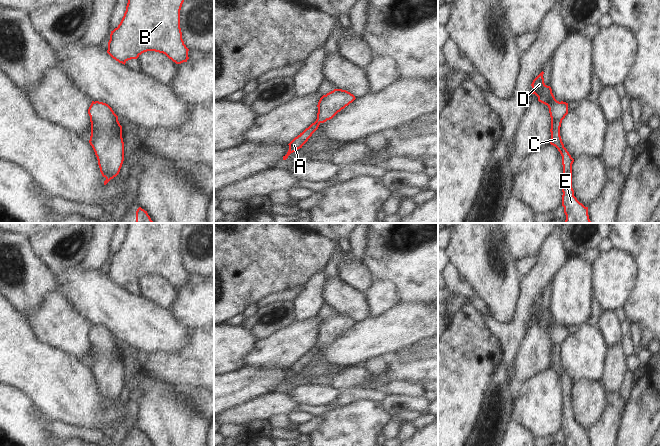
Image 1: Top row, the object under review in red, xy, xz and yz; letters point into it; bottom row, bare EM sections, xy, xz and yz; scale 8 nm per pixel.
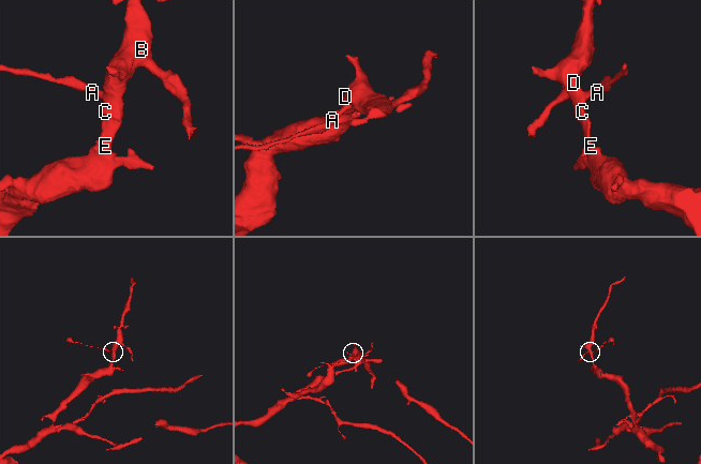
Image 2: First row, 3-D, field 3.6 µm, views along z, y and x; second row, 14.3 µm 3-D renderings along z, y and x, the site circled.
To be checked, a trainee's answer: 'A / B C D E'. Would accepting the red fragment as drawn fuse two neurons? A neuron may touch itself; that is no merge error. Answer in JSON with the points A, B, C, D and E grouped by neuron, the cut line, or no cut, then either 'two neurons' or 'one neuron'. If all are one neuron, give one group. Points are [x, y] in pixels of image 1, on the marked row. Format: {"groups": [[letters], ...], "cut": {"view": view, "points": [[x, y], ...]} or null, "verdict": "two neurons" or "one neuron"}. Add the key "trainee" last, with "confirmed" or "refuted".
{"groups": [["A", "B", "C", "D", "E"]], "cut": null, "verdict": "one neuron", "trainee": "refuted"}

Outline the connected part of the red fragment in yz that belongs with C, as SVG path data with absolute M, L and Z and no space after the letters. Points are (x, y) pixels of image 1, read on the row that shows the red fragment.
M542 71L532 82L533 93L538 101L547 105L551 117L551 139L550 144L555 146L562 156L563 186L562 206L566 215L565 223L591 223L588 215L588 207L585 207L574 196L572 188L572 164L574 159L564 147L560 136L562 120L568 114L568 103L559 102L555 99L552 89L544 83L544 72Z

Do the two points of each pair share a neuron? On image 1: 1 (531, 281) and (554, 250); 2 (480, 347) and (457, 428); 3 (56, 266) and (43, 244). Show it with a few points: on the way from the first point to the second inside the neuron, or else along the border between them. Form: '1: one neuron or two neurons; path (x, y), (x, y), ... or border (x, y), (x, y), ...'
1: one neuron; path (539, 273), (549, 263), (551, 258)
2: one neuron; path (460, 367), (457, 370), (457, 408)
3: one neuron; path (56, 261), (49, 254), (48, 249)

